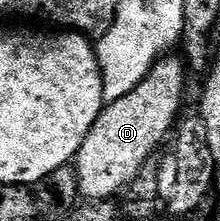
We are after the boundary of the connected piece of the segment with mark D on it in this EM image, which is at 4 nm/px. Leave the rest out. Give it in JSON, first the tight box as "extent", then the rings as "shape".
{"extent":[74,53,186,201],"shape":[[[168,53],[156,60],[156,64],[149,69],[146,77],[126,97],[118,97],[111,100],[101,111],[100,116],[94,121],[90,133],[80,146],[80,152],[74,160],[74,170],[76,180],[80,186],[81,196],[88,201],[108,201],[120,190],[123,192],[134,180],[137,173],[142,169],[144,163],[153,158],[156,146],[163,141],[170,132],[177,126],[181,118],[180,106],[184,103],[184,71],[186,72],[186,63],[183,58],[175,57]]]}

